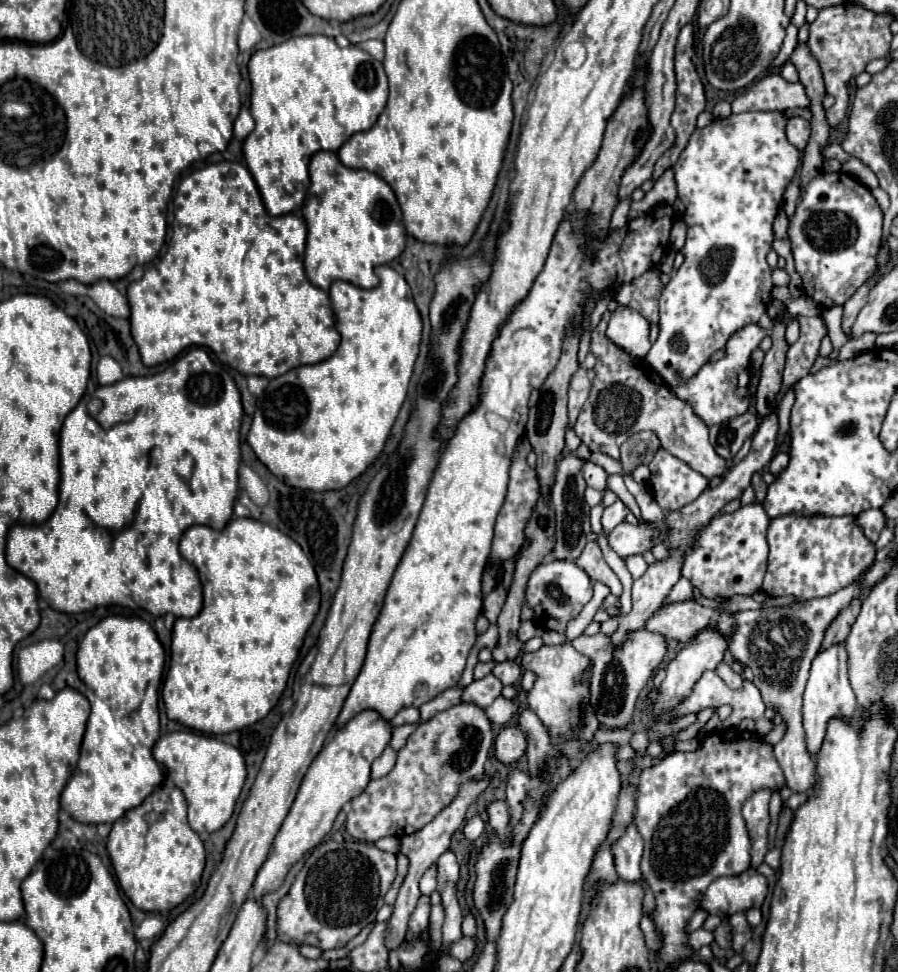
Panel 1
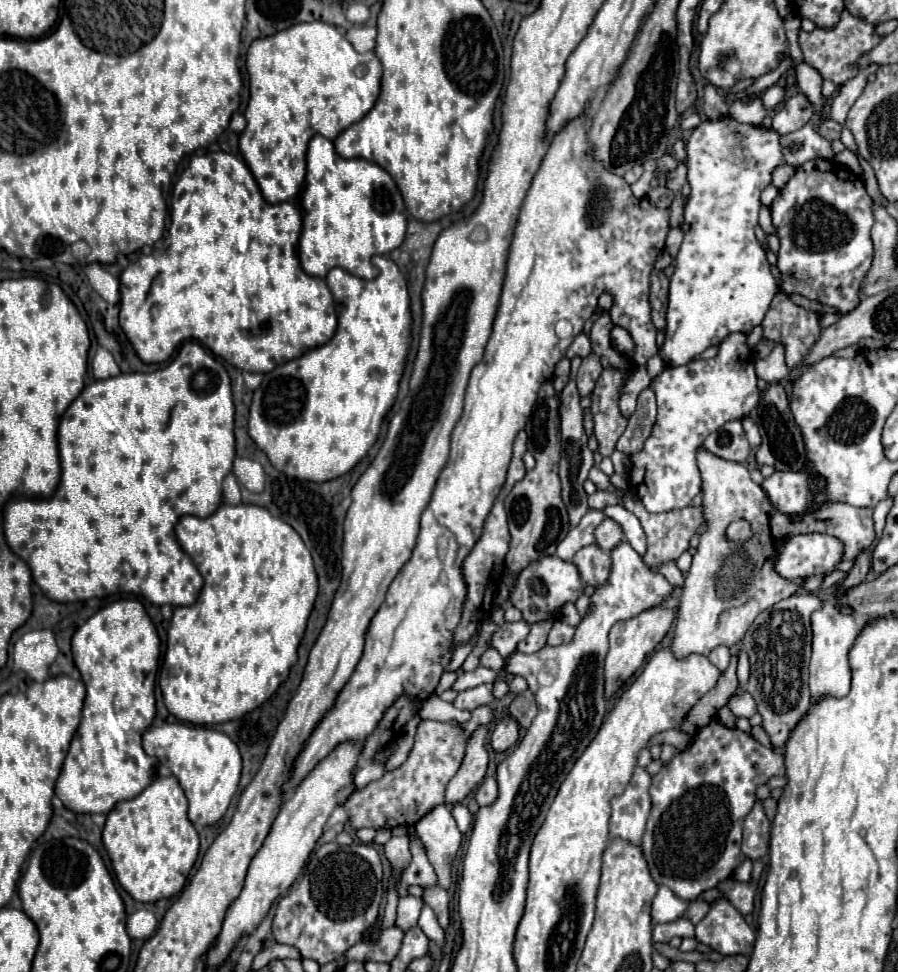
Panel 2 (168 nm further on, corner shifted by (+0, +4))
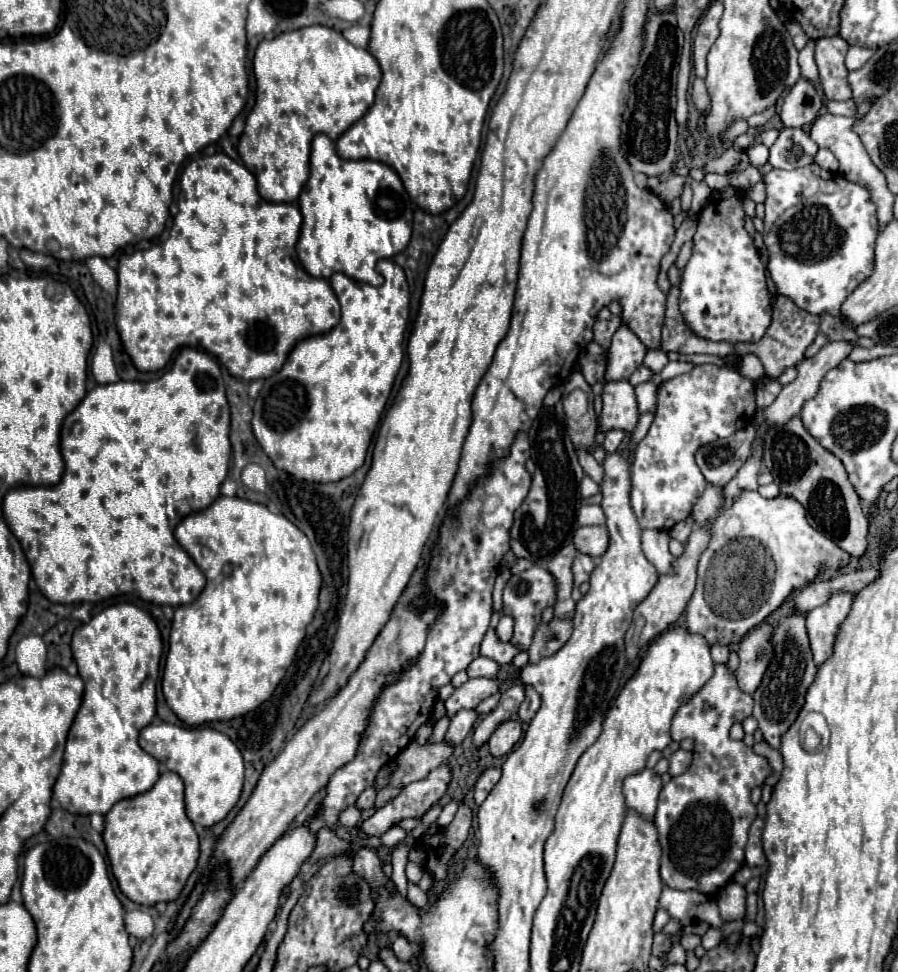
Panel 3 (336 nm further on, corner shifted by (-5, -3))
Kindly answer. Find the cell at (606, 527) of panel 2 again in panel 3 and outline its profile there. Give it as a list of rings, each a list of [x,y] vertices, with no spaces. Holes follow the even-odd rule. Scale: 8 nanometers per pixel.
[[[603,526],[577,528],[573,534],[573,544],[577,552],[599,558],[603,556],[603,550],[607,550],[607,530],[603,530]]]

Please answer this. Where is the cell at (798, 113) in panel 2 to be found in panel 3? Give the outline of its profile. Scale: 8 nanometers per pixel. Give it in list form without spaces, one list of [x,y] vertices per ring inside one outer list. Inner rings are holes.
[[[799,78],[791,92],[785,96],[781,106],[781,120],[787,128],[803,128],[811,124],[821,108],[821,96],[813,82]]]

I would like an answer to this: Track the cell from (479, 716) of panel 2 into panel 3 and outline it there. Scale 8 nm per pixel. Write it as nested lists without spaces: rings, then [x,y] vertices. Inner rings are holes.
[[[411,742],[399,756],[399,770],[391,776],[391,780],[377,792],[377,800],[375,800],[375,808],[385,806],[389,800],[393,800],[395,796],[399,796],[399,792],[415,782],[415,780],[423,780],[427,778],[427,774],[435,768],[439,768],[443,762],[447,762],[447,756],[453,754],[453,746],[441,742],[441,744],[417,744]]]

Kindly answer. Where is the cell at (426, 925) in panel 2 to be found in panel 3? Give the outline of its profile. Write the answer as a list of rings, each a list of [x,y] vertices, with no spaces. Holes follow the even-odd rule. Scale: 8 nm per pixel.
[[[413,882],[407,884],[407,898],[413,906],[425,906],[427,904],[427,894]]]

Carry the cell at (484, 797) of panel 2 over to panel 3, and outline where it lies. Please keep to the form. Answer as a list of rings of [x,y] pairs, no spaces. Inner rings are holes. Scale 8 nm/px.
[[[487,768],[481,776],[479,776],[479,780],[477,780],[477,784],[475,784],[475,802],[477,804],[481,804],[485,798],[487,798],[487,794],[493,790],[493,786],[499,782],[499,778],[501,778],[501,770],[499,768]]]

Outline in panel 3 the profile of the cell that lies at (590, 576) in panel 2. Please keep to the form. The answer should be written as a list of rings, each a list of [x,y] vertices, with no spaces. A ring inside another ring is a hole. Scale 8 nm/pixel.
[[[577,554],[571,566],[573,572],[573,586],[579,586],[581,582],[587,582],[591,576],[591,570],[595,568],[595,560],[587,554]]]

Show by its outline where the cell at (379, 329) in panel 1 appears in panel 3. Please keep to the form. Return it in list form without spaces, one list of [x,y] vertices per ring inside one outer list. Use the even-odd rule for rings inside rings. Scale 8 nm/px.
[[[381,260],[381,274],[383,274],[385,282],[381,286],[371,286],[371,284],[363,284],[363,282],[351,280],[351,278],[347,278],[341,272],[335,272],[329,278],[329,284],[335,290],[337,300],[341,304],[341,322],[335,328],[331,328],[329,332],[321,334],[319,340],[315,340],[315,336],[307,336],[307,338],[299,340],[293,346],[293,350],[289,352],[283,368],[277,374],[273,374],[273,376],[269,376],[265,380],[261,392],[259,392],[257,400],[255,400],[251,426],[253,426],[253,434],[255,434],[257,442],[261,444],[261,448],[265,450],[265,454],[273,460],[273,464],[279,470],[285,470],[287,474],[295,476],[297,480],[307,480],[307,482],[337,482],[341,478],[351,476],[365,462],[367,448],[369,448],[371,438],[375,434],[375,428],[377,428],[377,424],[381,420],[381,414],[383,414],[383,410],[387,406],[387,400],[389,400],[389,394],[391,394],[391,388],[393,388],[393,380],[395,380],[395,376],[399,372],[399,366],[401,366],[401,360],[403,360],[403,338],[405,338],[407,320],[409,320],[409,286],[407,286],[403,268],[397,266],[393,260]]]

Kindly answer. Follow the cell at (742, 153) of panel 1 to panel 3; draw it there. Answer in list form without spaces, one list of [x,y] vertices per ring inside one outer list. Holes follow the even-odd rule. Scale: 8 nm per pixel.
[[[727,188],[723,192],[713,192],[713,200],[703,208],[699,214],[699,226],[695,232],[695,246],[693,254],[683,270],[681,276],[681,314],[695,330],[695,334],[709,338],[709,340],[725,340],[725,342],[759,342],[771,324],[771,310],[773,310],[773,294],[767,290],[767,276],[765,266],[759,260],[757,248],[753,246],[751,236],[743,228],[743,208],[741,198],[735,188]]]

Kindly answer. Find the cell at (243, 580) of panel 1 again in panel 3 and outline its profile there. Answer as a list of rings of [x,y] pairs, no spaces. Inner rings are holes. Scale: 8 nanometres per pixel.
[[[223,494],[205,510],[187,514],[175,528],[175,538],[187,550],[187,554],[195,560],[195,564],[203,570],[203,574],[207,576],[207,584],[193,604],[175,608],[175,616],[173,616],[173,624],[171,624],[171,638],[169,638],[169,654],[165,660],[165,670],[163,670],[163,680],[161,680],[165,700],[167,700],[169,708],[179,716],[179,720],[185,722],[187,726],[199,726],[199,724],[207,724],[213,720],[231,720],[231,718],[243,716],[243,714],[255,710],[261,702],[265,702],[273,694],[273,690],[285,676],[287,668],[291,666],[295,652],[297,652],[301,640],[305,638],[305,628],[313,620],[313,614],[319,606],[317,596],[319,596],[319,588],[321,588],[321,574],[319,574],[319,568],[315,562],[315,554],[311,550],[309,538],[293,522],[289,522],[283,514],[273,514],[263,504],[249,502],[249,500],[237,498],[237,496],[233,496],[233,498],[223,496]],[[223,570],[235,570],[235,578],[227,578],[227,582],[223,582]]]

